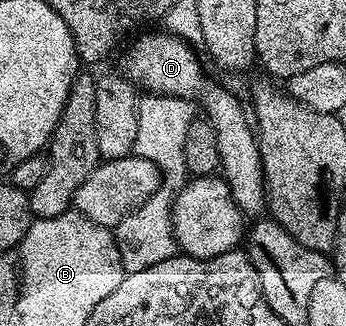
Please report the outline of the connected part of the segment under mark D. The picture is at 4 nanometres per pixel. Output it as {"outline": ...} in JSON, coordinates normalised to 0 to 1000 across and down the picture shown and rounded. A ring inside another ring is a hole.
{"outline":[[[491,98],[410,104],[405,101],[364,144],[370,153],[355,178],[353,224],[376,239],[393,267],[413,273],[416,264],[416,279],[486,288],[491,301],[561,307],[581,337],[587,322],[587,337],[598,347],[590,350],[595,371],[607,374],[610,390],[627,405],[633,521],[673,613],[705,660],[749,656],[757,644],[763,653],[775,641],[772,571],[760,558],[760,494],[749,463],[749,426],[731,396],[717,340],[714,350],[702,340],[699,319],[650,267],[630,264],[627,255],[598,242],[598,227],[587,218],[561,147],[540,132],[549,126]]]}

